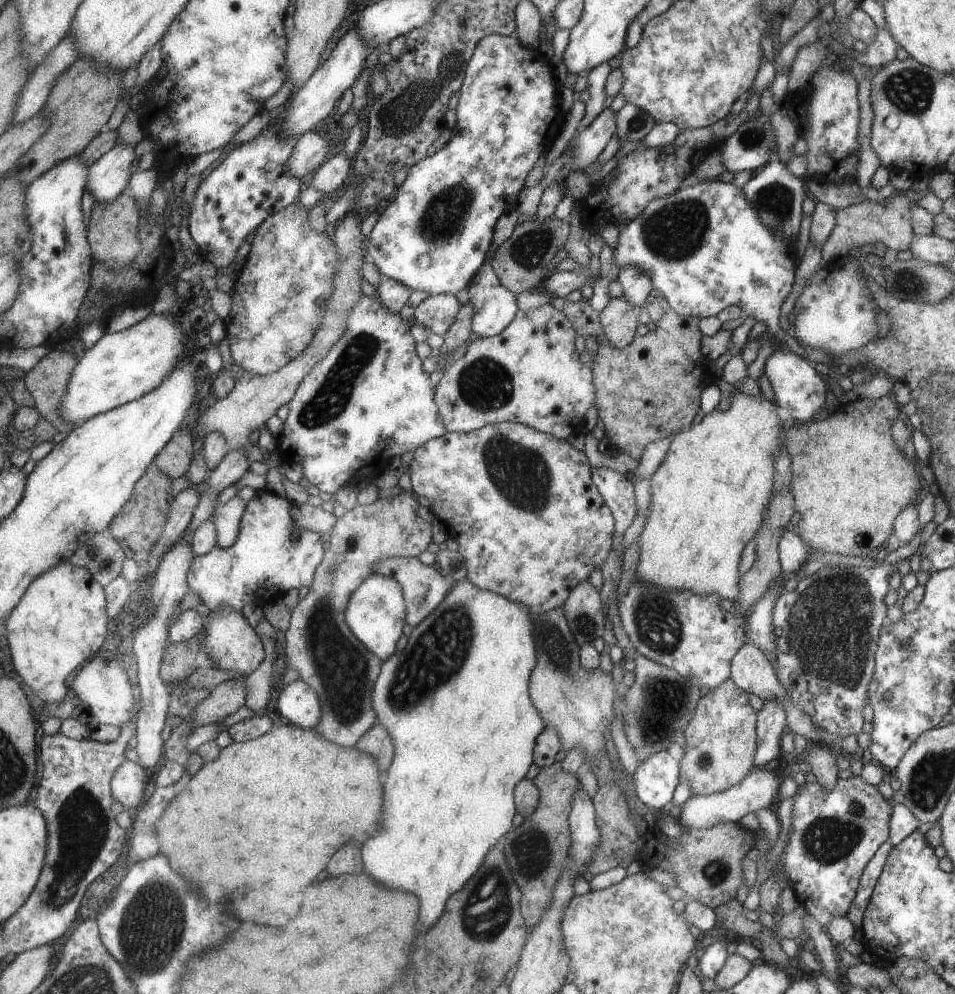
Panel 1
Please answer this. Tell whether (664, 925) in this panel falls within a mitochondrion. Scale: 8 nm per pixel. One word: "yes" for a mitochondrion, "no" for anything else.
no

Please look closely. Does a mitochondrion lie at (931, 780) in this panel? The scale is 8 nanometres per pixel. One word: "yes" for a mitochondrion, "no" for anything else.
yes

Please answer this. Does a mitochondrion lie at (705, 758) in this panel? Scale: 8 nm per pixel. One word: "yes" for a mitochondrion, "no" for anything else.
yes

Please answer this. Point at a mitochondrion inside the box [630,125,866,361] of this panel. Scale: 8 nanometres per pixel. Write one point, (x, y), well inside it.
(672, 233)

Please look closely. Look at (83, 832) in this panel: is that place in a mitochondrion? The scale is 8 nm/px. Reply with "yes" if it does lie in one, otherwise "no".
yes

